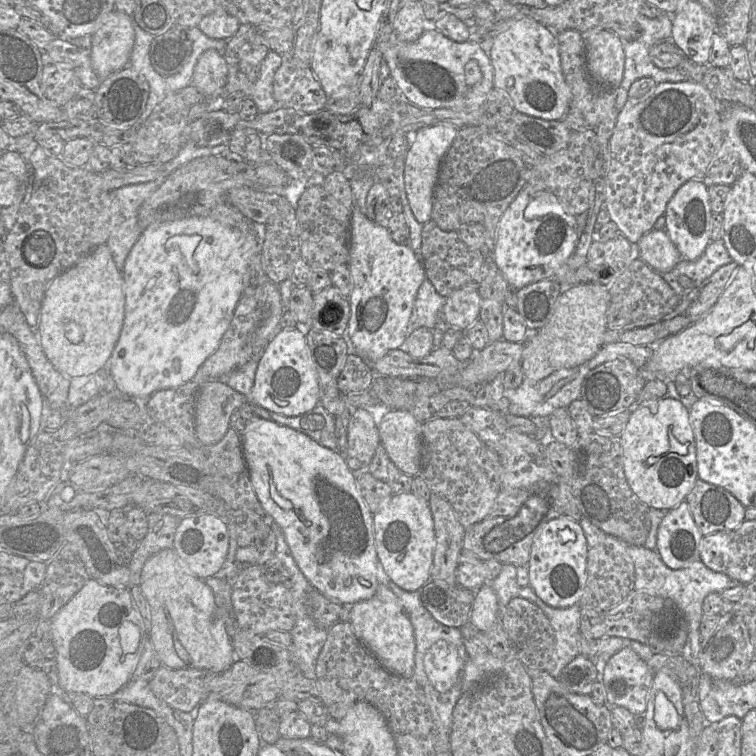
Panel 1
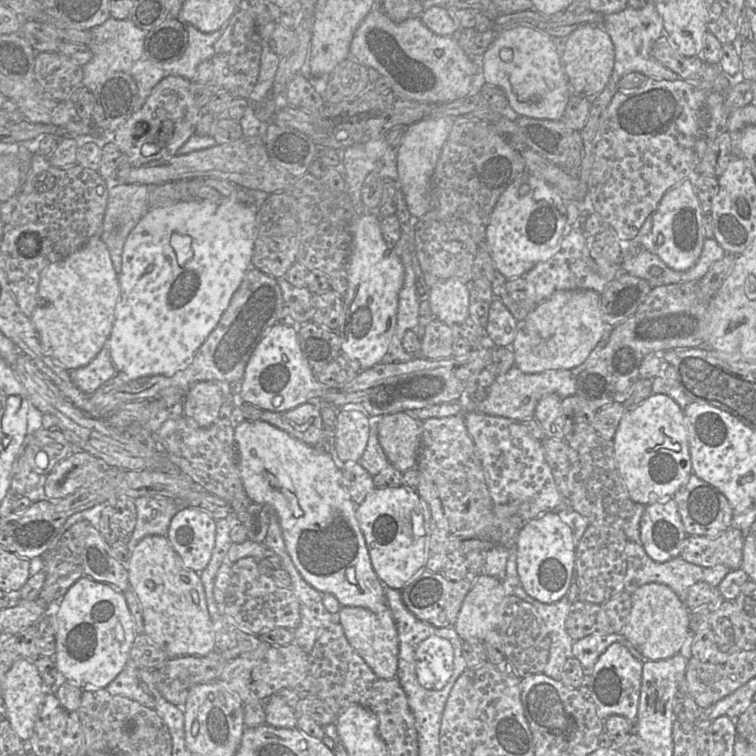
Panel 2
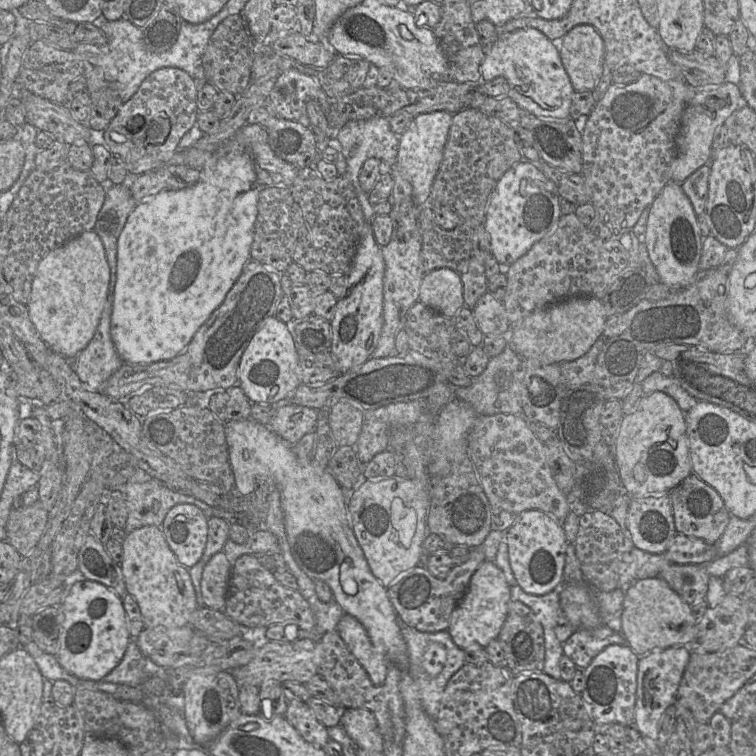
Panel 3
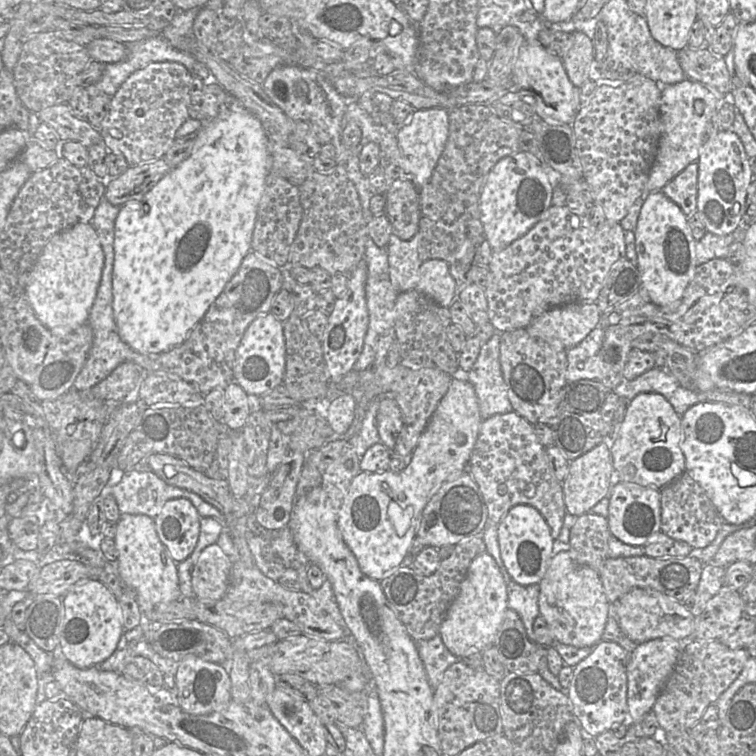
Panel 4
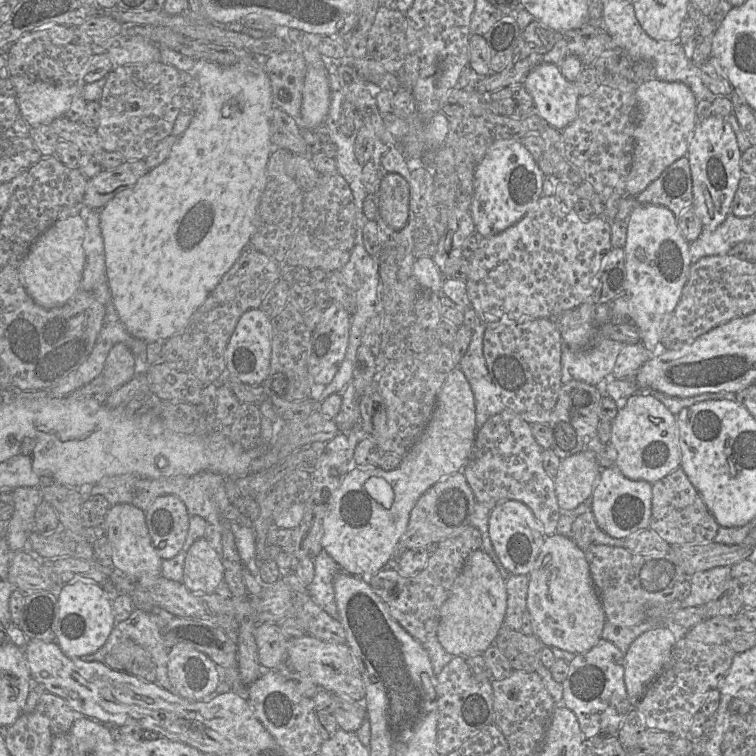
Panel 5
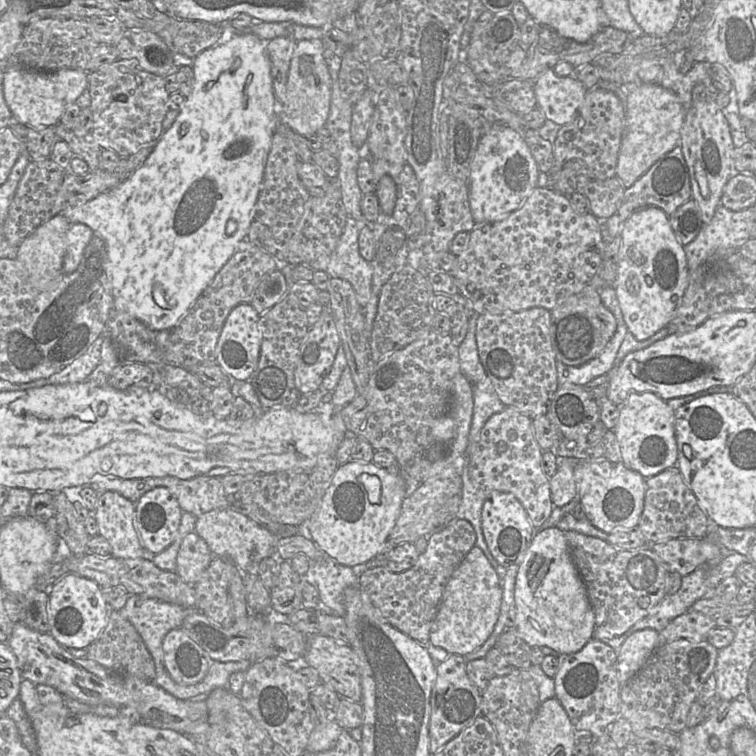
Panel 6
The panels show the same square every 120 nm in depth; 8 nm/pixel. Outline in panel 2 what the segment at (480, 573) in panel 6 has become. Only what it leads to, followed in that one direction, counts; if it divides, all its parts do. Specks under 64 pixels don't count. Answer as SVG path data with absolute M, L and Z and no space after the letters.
M484 573L478 575L454 625L460 638L483 641L490 631L497 630L500 605L506 595L502 581Z

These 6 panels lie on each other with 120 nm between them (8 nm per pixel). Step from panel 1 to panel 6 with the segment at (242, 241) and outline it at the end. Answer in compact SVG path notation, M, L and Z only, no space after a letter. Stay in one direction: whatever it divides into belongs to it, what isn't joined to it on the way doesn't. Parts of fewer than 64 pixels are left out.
M235 32L226 41L218 43L210 48L207 48L204 51L202 51L200 54L198 54L194 58L194 64L192 66L193 71L194 71L194 85L193 85L192 92L190 93L188 97L186 97L186 100L182 108L180 109L179 114L176 117L175 121L173 122L172 126L169 129L164 130L162 136L156 142L152 152L150 153L148 158L145 160L145 162L139 168L137 168L130 176L128 176L121 184L119 184L115 188L112 188L108 190L107 192L102 193L98 195L97 197L95 197L94 199L89 200L83 204L74 205L74 206L66 206L64 210L60 213L64 217L66 217L70 223L84 223L85 225L89 226L94 231L94 234L99 235L104 240L106 244L106 248L107 248L108 259L110 261L110 284L111 284L111 292L113 294L113 307L116 307L120 310L123 310L135 316L136 318L143 321L151 329L157 332L161 330L172 330L180 322L180 320L186 315L186 313L189 311L191 306L195 303L198 297L202 294L202 292L207 288L207 286L214 279L215 275L221 270L221 268L227 263L227 261L235 253L240 242L242 242L244 239L247 238L251 223L253 222L253 219L256 215L256 205L257 205L260 190L261 190L261 187L264 181L266 163L267 163L268 155L271 150L273 135L276 132L276 127L279 122L278 102L274 94L273 80L272 80L272 75L271 75L271 64L270 64L270 60L269 60L267 50L266 50L266 43L267 42L262 41L260 38L258 38L252 33Z

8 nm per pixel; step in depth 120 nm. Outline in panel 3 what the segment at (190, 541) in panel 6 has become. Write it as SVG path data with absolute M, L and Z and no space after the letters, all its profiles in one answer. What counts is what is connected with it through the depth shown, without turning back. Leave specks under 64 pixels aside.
M222 551L214 554L205 564L201 577L201 592L206 607L223 610L226 602L232 564Z

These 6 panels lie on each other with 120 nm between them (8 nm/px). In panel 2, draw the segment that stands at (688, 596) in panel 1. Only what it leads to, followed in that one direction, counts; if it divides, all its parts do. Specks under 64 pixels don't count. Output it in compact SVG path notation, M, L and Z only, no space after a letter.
M629 539L625 546L625 554L627 570L624 580L624 592L632 594L638 587L644 584L661 583L670 587L684 604L690 586L697 582L706 582L712 587L718 587L725 575L731 571L731 569L725 565L702 567L689 563L681 557L658 563L647 555L641 543L635 543Z

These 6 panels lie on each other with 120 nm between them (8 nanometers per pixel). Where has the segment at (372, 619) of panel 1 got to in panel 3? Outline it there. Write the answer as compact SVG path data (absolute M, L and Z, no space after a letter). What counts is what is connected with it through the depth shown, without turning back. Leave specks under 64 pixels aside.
M344 614L338 623L337 631L372 683L375 686L383 685L390 663L386 656L374 647L364 626L353 616Z

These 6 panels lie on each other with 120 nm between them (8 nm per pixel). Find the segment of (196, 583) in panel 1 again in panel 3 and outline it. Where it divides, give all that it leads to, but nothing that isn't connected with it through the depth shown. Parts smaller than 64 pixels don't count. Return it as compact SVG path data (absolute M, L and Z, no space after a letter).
M143 526L127 534L120 564L129 593L137 602L145 627L180 628L189 625L189 616L198 607L188 572L168 546L161 528Z

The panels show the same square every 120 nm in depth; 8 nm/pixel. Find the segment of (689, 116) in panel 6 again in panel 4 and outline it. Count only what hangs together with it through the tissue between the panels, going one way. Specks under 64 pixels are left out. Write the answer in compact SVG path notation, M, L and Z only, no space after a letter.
M720 130L712 137L706 137L697 160L698 163L698 191L697 212L706 231L716 235L727 235L743 226L743 216L746 209L747 189L754 179L752 162L746 154L743 143L732 130Z

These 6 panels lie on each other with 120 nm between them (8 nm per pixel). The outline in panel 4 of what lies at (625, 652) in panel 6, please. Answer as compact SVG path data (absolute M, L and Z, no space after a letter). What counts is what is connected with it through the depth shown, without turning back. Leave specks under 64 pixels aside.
M662 637L637 644L630 653L627 664L627 704L629 722L640 722L642 718L651 712L652 707L672 673L682 647L679 641L672 637Z

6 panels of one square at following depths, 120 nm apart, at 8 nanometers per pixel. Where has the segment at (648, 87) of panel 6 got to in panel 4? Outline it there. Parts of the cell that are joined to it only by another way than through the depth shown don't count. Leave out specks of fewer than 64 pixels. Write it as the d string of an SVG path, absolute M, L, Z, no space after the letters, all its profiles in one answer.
M691 79L662 86L660 134L646 184L646 190L649 192L660 191L686 166L697 162L700 149L708 136L708 124L719 104L719 96L712 87Z

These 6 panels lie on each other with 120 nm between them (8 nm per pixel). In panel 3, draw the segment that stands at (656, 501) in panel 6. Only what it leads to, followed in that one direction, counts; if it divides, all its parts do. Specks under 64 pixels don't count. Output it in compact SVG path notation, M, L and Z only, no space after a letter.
M691 473L668 496L677 533L702 539L709 544L718 541L728 524L730 513L714 488Z

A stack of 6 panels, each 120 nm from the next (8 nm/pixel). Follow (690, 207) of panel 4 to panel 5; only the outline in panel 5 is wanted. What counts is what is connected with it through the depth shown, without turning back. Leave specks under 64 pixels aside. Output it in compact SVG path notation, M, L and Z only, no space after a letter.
M687 155L668 166L657 179L637 194L635 198L637 204L664 206L676 217L692 207L692 175Z

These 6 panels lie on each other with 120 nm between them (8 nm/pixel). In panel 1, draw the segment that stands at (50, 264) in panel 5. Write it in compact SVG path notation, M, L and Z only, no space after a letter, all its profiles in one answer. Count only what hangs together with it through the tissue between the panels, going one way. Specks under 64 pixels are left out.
M106 244L99 245L74 266L57 276L49 285L45 292L42 303L40 323L37 330L39 341L43 352L51 364L68 378L86 376L97 373L108 367L108 362L120 334L124 318L124 293L121 272L116 268L112 254Z

